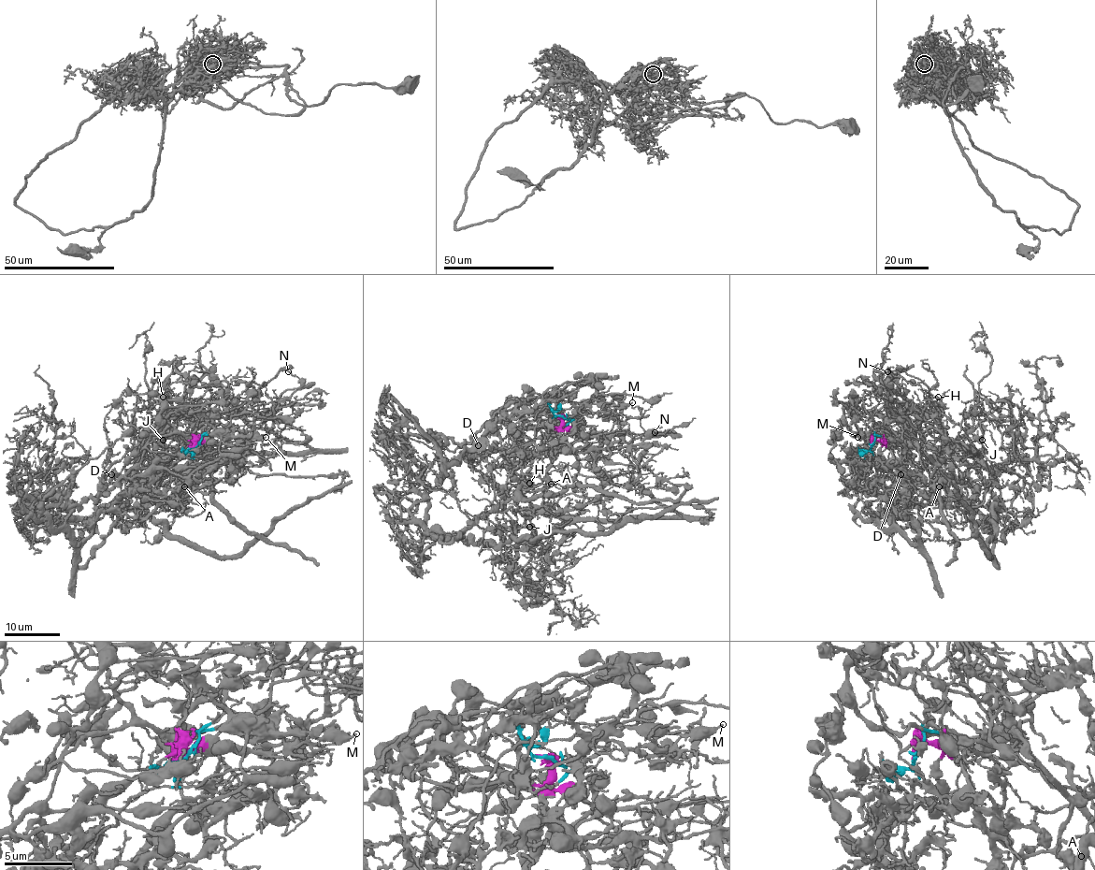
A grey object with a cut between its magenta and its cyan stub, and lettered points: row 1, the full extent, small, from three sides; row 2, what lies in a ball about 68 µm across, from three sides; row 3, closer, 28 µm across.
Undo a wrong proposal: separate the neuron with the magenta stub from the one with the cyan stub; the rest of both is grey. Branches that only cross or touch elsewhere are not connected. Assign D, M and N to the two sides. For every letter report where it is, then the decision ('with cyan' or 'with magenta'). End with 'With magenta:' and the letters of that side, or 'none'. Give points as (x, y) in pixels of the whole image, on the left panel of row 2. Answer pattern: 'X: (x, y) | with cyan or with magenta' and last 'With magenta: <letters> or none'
D: (111, 474) | with magenta
M: (266, 437) | with cyan
N: (288, 371) | with cyan
With magenta: D

